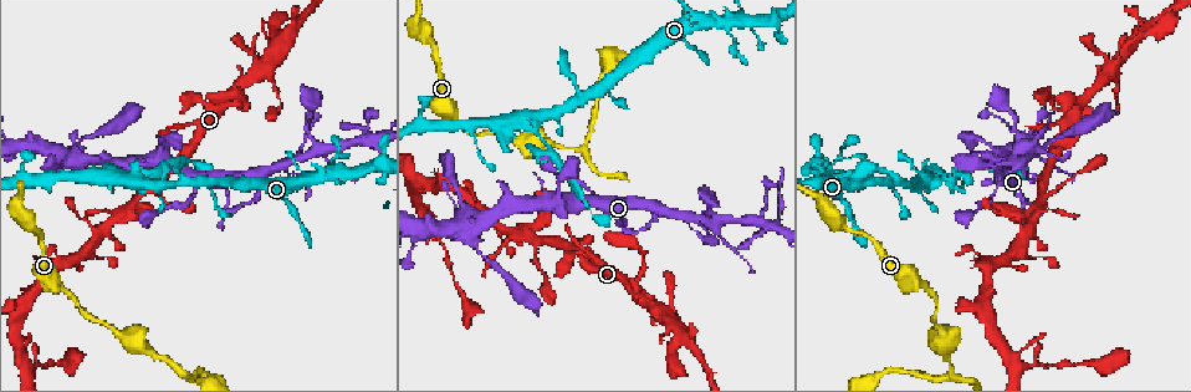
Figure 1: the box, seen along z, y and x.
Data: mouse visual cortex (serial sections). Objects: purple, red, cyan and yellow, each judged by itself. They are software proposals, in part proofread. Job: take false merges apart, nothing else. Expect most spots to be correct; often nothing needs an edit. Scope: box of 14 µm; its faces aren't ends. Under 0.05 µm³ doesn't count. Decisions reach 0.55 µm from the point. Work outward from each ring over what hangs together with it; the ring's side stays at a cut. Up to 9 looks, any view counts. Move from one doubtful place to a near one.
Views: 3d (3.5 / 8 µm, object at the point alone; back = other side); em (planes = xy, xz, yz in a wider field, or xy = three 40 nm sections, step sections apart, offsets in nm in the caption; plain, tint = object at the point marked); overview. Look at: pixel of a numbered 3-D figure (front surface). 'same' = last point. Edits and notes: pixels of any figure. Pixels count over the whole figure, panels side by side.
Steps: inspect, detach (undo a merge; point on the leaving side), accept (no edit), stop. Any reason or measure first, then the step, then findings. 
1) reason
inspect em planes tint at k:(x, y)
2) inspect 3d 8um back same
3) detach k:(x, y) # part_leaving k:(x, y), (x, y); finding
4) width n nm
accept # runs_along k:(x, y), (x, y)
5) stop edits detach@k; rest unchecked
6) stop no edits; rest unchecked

arms part here
inspect 3d 3.5um at 1:(206, 178)

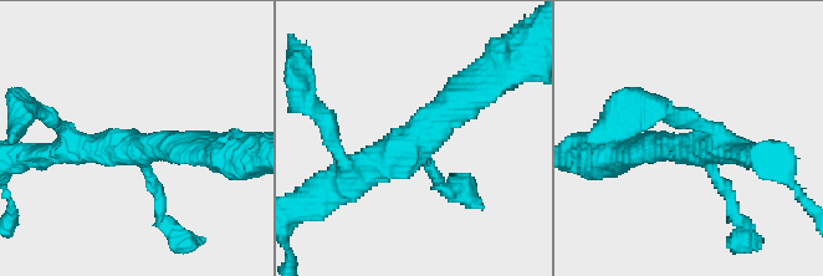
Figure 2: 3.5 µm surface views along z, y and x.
inspect em xy step 5 tint at 2:(137, 149)

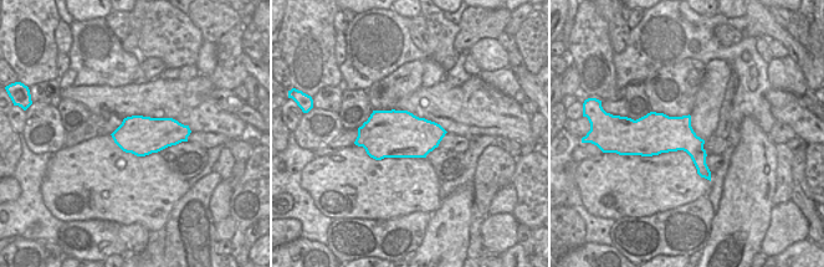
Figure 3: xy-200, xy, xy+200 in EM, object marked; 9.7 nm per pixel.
accept # runs_along 2:(481, 86), (405, 147), (340, 182); one cell here

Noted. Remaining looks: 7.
sharp bend
inspect 3d 3.5um at 1:(623, 219)

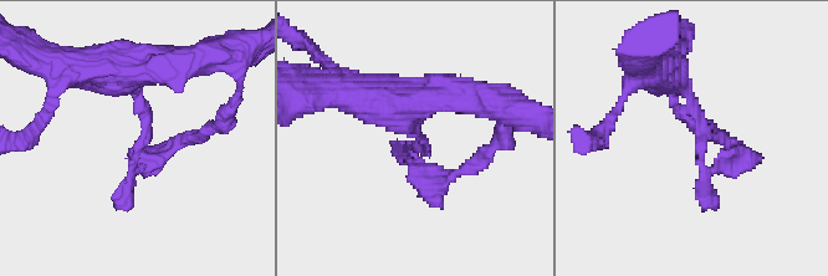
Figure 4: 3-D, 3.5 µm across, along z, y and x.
now the EM
inspect em xy step 5 tint at 4:(414, 148)

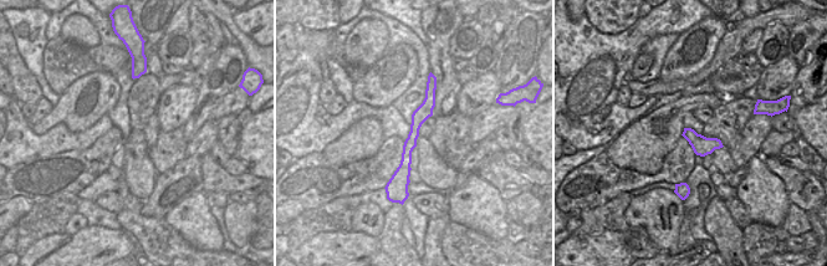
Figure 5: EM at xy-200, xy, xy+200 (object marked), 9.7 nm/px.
accept # runs_along 4:(680, 86), (703, 165), (751, 158); one cell here

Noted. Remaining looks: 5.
inspect 3d 3.5um at 1:(132, 338)

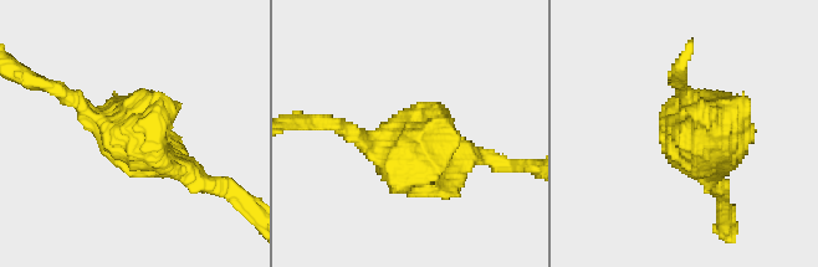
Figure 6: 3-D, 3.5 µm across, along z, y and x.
inspect em xy step 2 tint at 6:(128, 133)

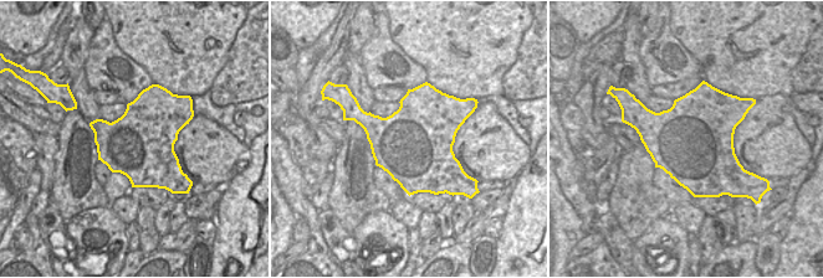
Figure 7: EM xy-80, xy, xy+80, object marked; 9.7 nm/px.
accept # runs_along 6:(80, 103), (216, 186); continuous, no second cell

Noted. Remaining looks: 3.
thin neck
inspect 3d 3.5um at 1:(949, 375)

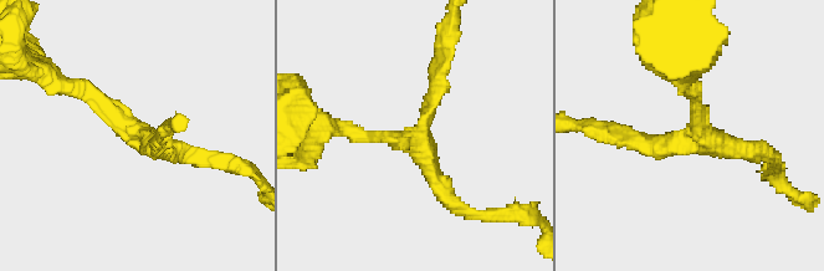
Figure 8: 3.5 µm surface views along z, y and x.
arms 3; arm_widths 200, 200, 250 nm; need the tissue
inspect em planes tint at 8:(700, 131)

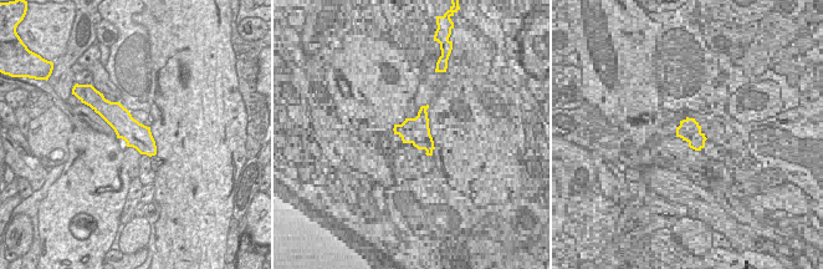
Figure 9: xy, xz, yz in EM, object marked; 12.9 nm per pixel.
accept # runs_along 9:(102, 108), (112, 112), (153, 151); all the same cell

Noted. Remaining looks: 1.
stop no edits; rest unchecked

